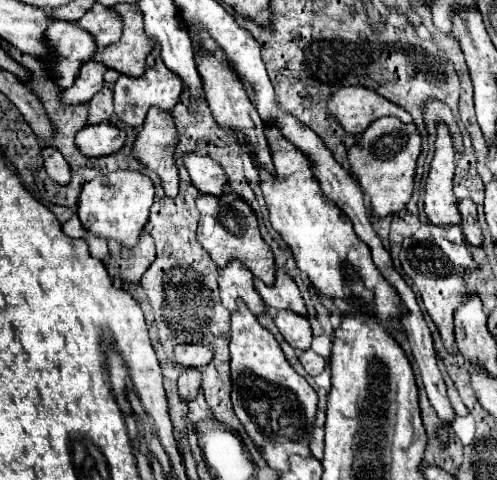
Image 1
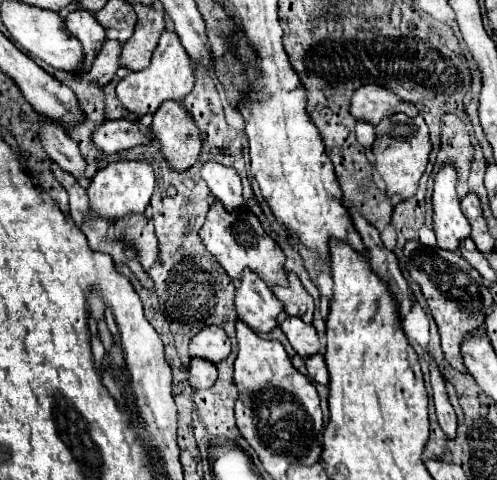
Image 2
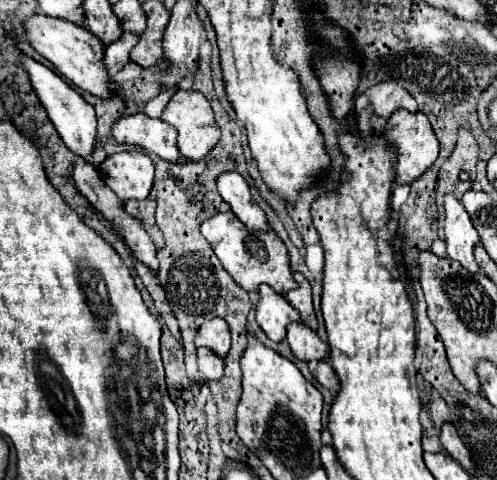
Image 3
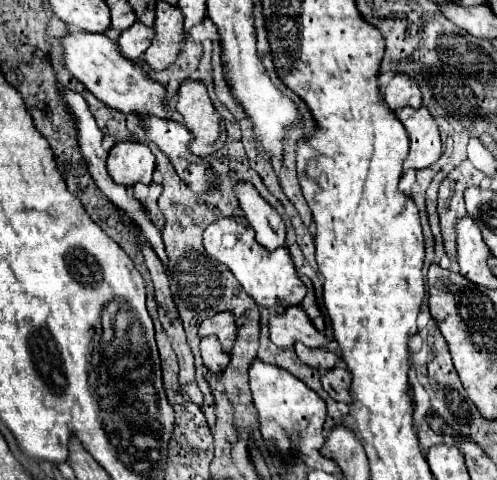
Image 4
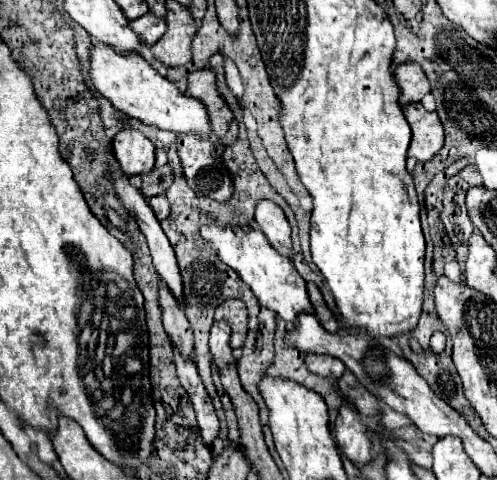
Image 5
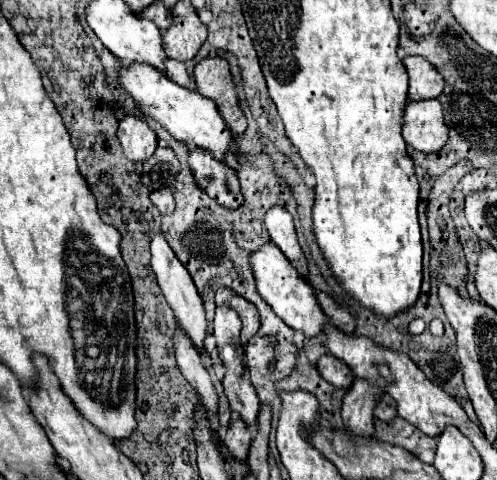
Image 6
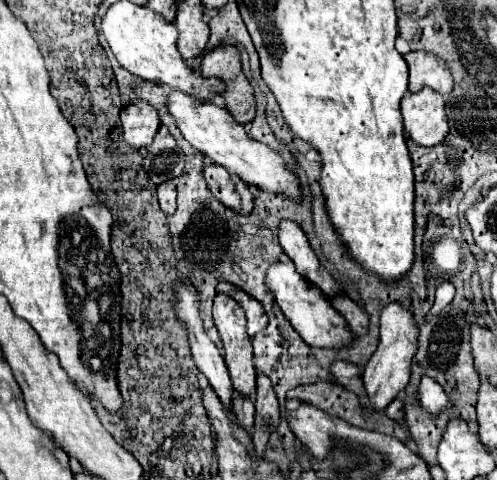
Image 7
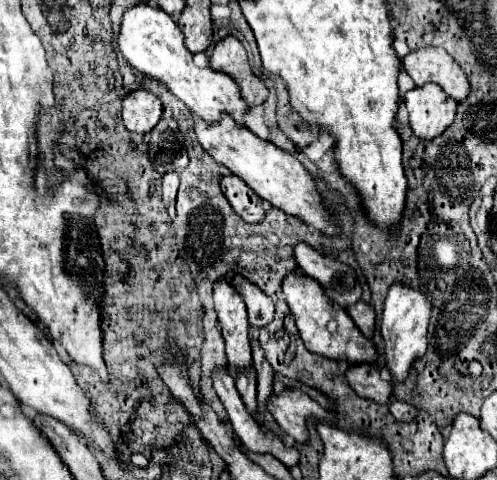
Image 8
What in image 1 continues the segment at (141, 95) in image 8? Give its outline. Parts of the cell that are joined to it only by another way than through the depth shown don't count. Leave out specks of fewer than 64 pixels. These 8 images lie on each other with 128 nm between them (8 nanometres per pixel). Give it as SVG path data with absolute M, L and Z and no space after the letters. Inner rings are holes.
M116 170L104 176L96 176L94 180L82 186L82 192L78 198L78 218L90 234L106 240L114 238L120 244L132 248L138 242L140 232L144 230L144 224L148 222L152 198L154 198L152 178L140 172Z

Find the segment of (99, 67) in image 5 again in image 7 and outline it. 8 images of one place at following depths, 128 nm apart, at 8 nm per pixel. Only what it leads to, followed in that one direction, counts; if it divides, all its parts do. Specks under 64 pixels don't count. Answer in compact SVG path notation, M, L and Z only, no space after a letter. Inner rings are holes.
M172 90L168 94L168 110L176 118L176 124L182 132L182 136L194 148L198 148L206 158L210 158L214 164L224 166L230 174L236 174L246 184L252 184L264 192L282 194L282 196L288 196L290 200L296 200L296 202L302 200L300 180L286 166L284 158L276 150L272 150L270 146L250 138L250 134L244 130L244 126L238 124L226 108L220 108L212 102L202 104L184 92Z

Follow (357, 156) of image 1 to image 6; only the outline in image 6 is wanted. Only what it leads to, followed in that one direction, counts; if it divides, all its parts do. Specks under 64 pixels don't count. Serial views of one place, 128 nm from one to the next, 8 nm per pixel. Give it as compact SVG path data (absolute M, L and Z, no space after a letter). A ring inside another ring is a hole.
M438 98L408 102L402 114L402 136L420 152L438 152L448 140L442 104Z

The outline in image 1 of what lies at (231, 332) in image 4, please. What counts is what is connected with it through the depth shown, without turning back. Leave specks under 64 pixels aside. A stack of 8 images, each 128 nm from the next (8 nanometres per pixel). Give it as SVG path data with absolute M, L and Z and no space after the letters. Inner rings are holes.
M180 344L174 348L174 356L184 368L204 368L212 360L212 348L202 344Z

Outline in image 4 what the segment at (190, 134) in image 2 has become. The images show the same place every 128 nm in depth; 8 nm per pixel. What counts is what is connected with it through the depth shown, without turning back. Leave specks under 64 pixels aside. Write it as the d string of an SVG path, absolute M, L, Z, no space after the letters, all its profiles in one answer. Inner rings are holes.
M188 78L180 86L178 96L180 98L176 104L176 112L182 116L184 124L194 134L194 142L190 144L190 150L200 158L218 152L226 144L228 134L218 110L214 108L208 96L204 82Z

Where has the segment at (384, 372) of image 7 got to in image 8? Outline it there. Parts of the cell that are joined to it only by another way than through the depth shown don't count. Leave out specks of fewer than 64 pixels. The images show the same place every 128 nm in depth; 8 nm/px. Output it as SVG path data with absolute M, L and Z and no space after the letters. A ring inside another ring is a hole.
M392 284L392 288L388 290L388 298L384 302L384 314L382 314L382 338L386 342L386 362L394 372L392 376L396 380L404 380L416 358L426 352L430 312L432 312L432 298L426 294L424 288L416 290L404 284Z

